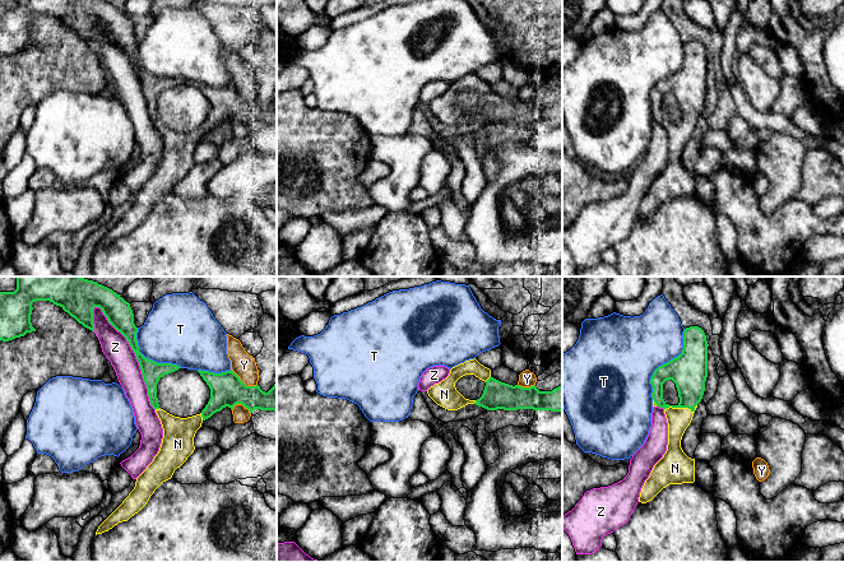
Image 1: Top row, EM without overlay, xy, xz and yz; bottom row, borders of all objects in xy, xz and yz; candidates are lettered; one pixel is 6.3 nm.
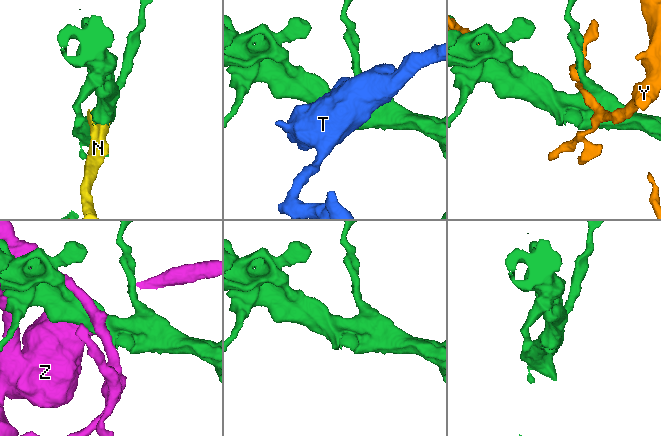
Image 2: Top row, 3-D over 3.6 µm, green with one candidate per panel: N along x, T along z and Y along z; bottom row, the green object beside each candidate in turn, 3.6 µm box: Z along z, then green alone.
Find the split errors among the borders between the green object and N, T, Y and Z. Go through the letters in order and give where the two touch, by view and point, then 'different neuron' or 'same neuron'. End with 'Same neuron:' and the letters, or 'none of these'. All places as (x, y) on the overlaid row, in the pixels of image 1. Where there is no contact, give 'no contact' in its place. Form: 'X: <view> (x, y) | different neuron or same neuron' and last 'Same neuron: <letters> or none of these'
N: yz (681, 407) | same neuron
T: yz (664, 363) | different neuron
Y: xy (242, 382) | different neuron
Z: xy (137, 357) | different neuron
Same neuron: N

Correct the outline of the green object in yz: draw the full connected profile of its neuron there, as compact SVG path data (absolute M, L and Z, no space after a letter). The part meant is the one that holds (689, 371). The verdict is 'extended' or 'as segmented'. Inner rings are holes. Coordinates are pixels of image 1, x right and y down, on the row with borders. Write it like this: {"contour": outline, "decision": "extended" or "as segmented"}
{"contour": "M686 328L682 353L659 366L650 378L653 407L663 408L667 418L668 445L666 454L654 465L641 488L639 497L641 503L651 501L669 484L695 482L695 459L683 452L681 440L705 391L708 347L706 335L701 328ZM667 380L676 384L680 398L677 405L669 405L663 399L663 384Z", "decision": "extended"}

